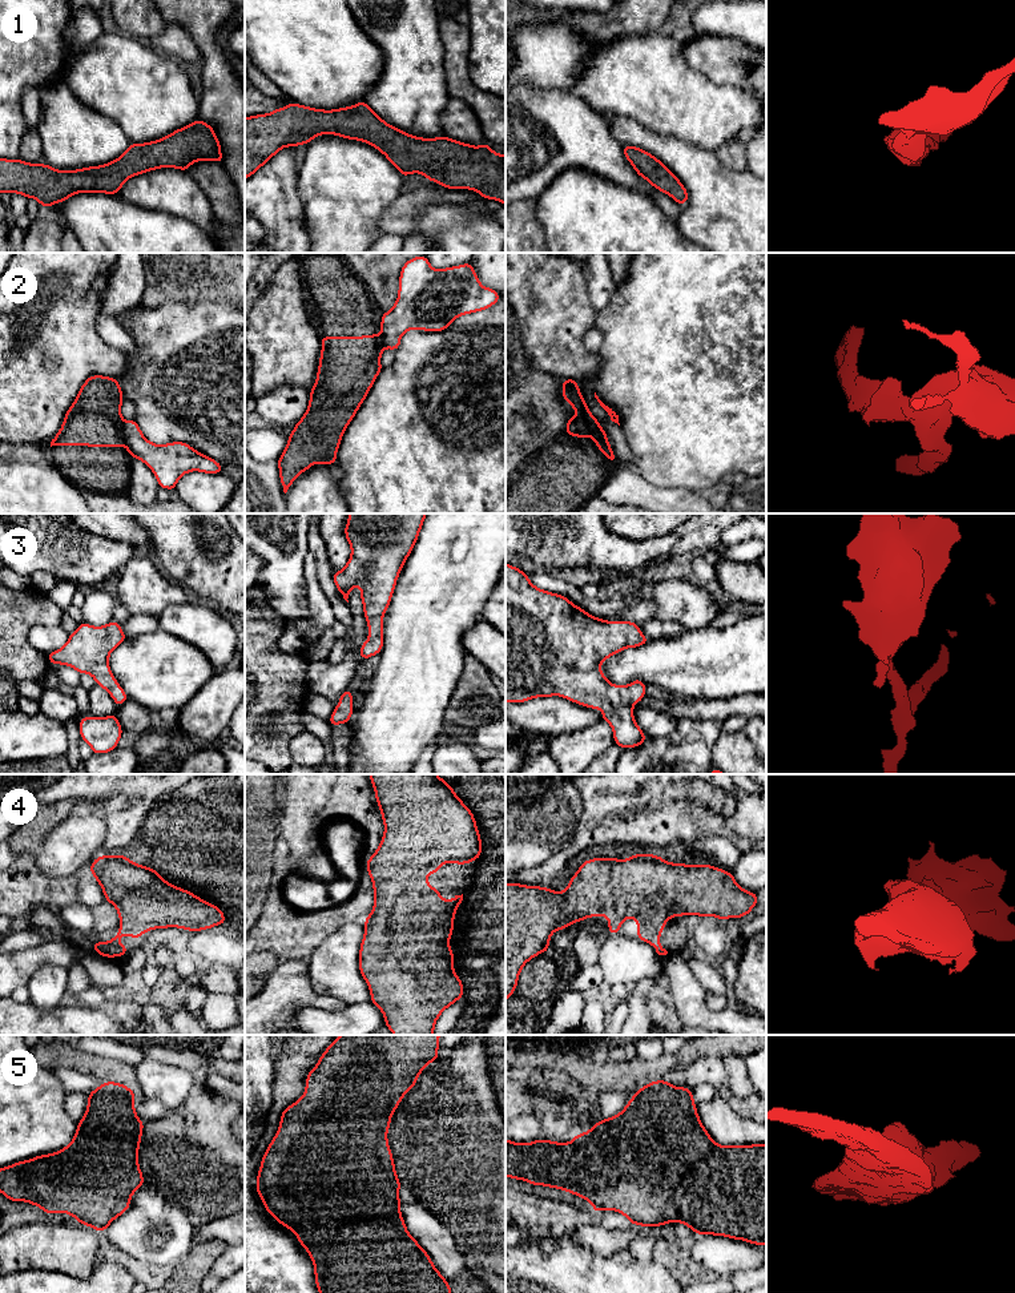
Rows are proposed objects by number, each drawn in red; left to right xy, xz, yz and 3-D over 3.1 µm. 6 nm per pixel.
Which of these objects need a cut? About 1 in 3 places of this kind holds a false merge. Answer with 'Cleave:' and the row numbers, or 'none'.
Cleave: 2

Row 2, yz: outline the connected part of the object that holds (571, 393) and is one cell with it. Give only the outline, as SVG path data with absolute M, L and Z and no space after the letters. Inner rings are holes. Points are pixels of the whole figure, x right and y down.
M565 379L561 383L563 394L561 398L565 399L573 410L579 412L579 416L588 419L593 426L597 427L597 431L591 435L596 442L600 452L604 454L608 459L613 460L615 455L612 447L607 443L608 436L599 420L591 414L577 384L577 379Z

